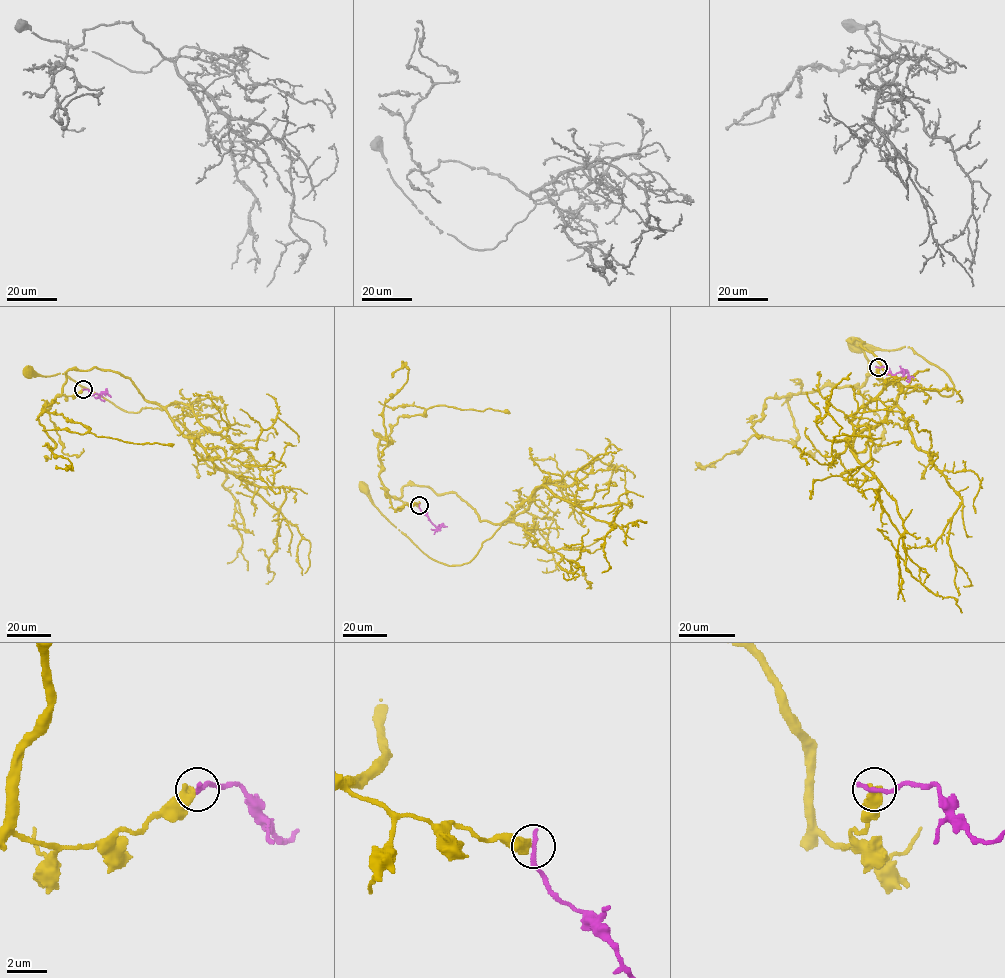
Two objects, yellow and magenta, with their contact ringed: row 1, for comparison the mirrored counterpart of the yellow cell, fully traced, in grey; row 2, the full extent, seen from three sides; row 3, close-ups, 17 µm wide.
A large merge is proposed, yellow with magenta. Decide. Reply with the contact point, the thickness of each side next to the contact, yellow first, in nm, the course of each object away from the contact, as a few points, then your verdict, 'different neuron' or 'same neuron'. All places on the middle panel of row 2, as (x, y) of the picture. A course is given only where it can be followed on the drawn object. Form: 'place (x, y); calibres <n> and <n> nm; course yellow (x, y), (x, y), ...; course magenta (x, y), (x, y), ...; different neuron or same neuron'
place (419, 505); calibres 550 and 280 nm; course yellow (419, 505), (399, 499), (404, 486), (455, 493), (480, 520), (500, 526), (470, 561), (447, 565), (364, 488); course magenta (419, 505), (436, 531), (439, 528); different neuron

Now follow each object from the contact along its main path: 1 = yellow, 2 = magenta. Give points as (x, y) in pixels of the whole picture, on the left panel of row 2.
1: (83, 389), (63, 394), (68, 370), (119, 372), (144, 399), (164, 409), (127, 412), (65, 374), (28, 372)
2: (83, 389), (93, 395), (100, 393), (103, 400)

